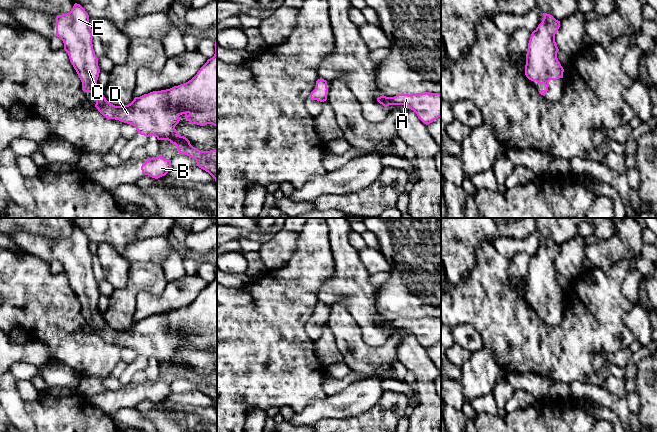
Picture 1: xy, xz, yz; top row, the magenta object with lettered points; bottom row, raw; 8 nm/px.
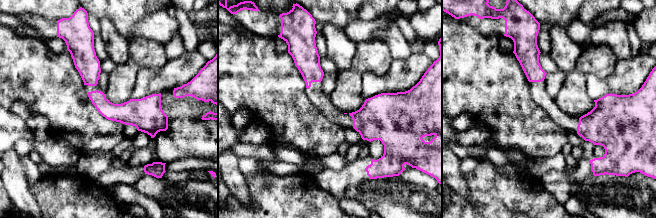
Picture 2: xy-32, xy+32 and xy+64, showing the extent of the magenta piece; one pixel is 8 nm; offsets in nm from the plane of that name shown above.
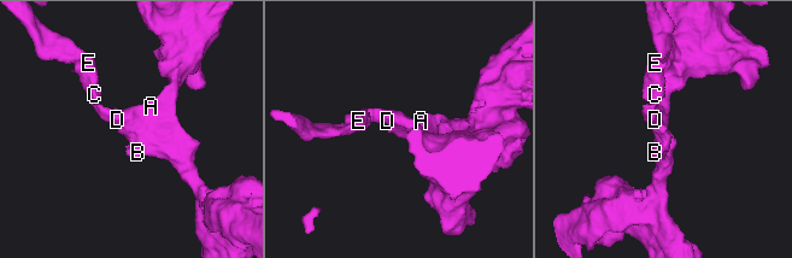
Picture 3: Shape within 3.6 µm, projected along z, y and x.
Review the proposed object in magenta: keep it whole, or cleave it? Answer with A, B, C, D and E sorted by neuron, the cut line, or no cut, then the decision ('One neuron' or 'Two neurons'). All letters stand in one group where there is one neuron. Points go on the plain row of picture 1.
Groups: A B C D E. No split. One neuron

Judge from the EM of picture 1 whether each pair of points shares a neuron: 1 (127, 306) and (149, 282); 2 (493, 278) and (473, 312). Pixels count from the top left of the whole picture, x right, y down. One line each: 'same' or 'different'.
1: same
2: same

